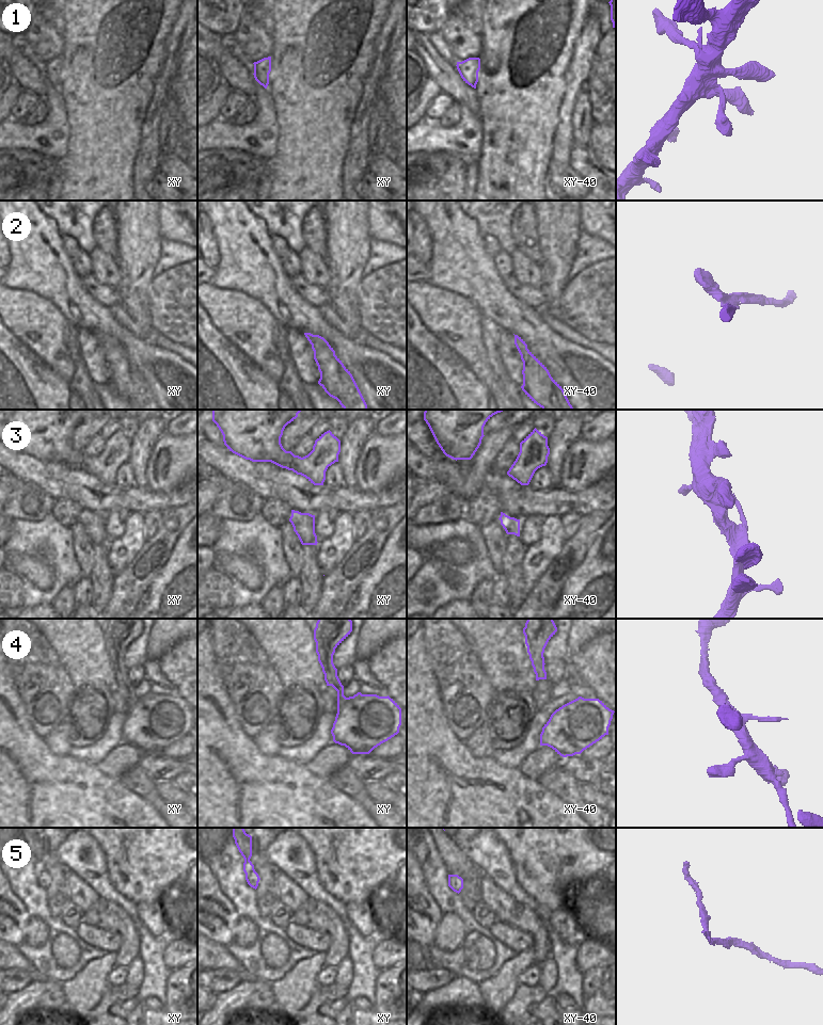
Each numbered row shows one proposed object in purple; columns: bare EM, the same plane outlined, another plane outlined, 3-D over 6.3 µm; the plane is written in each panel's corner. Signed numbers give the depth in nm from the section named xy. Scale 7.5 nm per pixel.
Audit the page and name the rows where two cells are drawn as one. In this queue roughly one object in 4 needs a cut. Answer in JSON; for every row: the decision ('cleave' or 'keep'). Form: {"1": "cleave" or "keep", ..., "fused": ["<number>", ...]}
{"1": "keep", "2": "keep", "3": "keep", "4": "keep", "5": "cleave", "fused": ["5"]}

